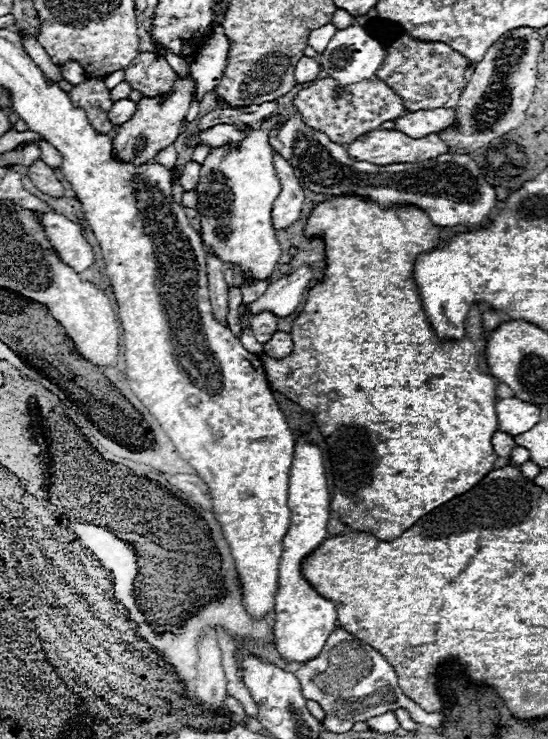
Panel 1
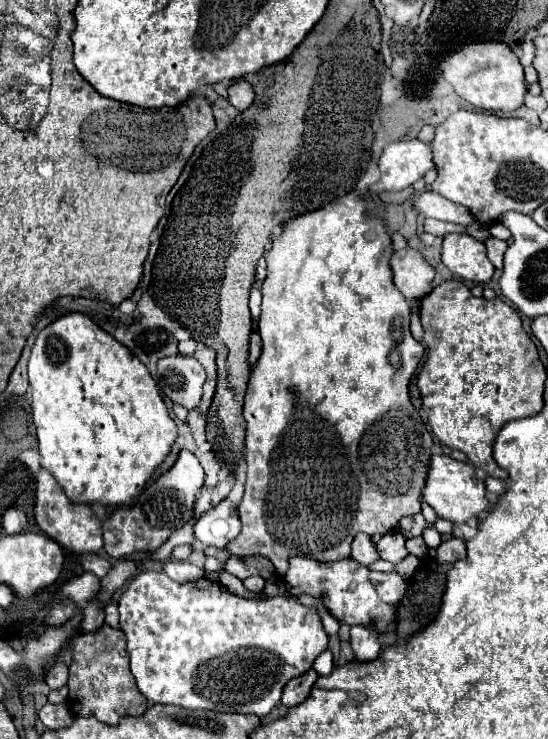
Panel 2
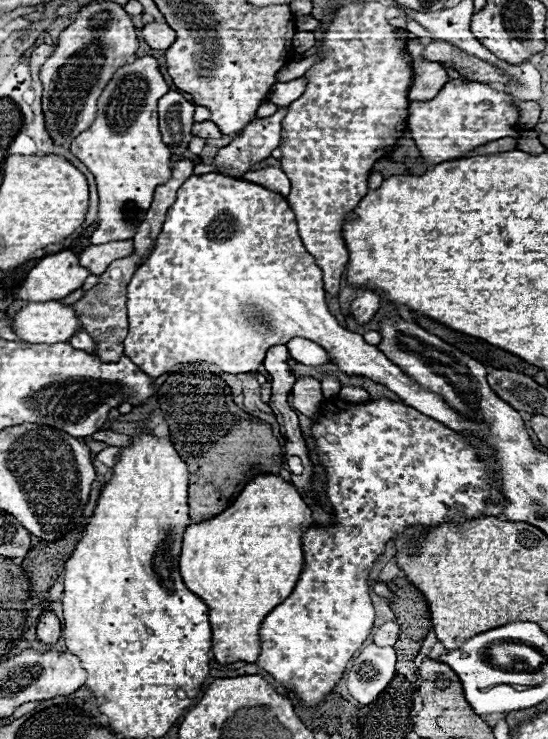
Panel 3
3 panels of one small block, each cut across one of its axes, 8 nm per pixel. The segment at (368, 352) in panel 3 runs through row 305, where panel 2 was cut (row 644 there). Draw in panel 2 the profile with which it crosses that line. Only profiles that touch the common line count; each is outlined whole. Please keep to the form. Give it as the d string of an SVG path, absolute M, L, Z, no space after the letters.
M154 570L142 572L130 580L128 588L124 590L124 594L118 602L118 610L120 610L120 628L126 634L126 642L128 642L130 670L136 678L138 690L148 698L148 702L154 702L154 704L172 704L172 706L182 706L182 708L202 708L202 710L216 710L216 712L240 712L240 714L264 716L280 702L286 682L296 676L302 676L306 670L310 670L316 656L328 648L328 636L318 618L318 610L312 606L300 604L296 596L276 596L276 598L264 598L264 600L242 598L242 596L232 594L220 582L214 582L210 578L200 578L194 582L178 584L178 582L170 580L164 572L154 572Z

